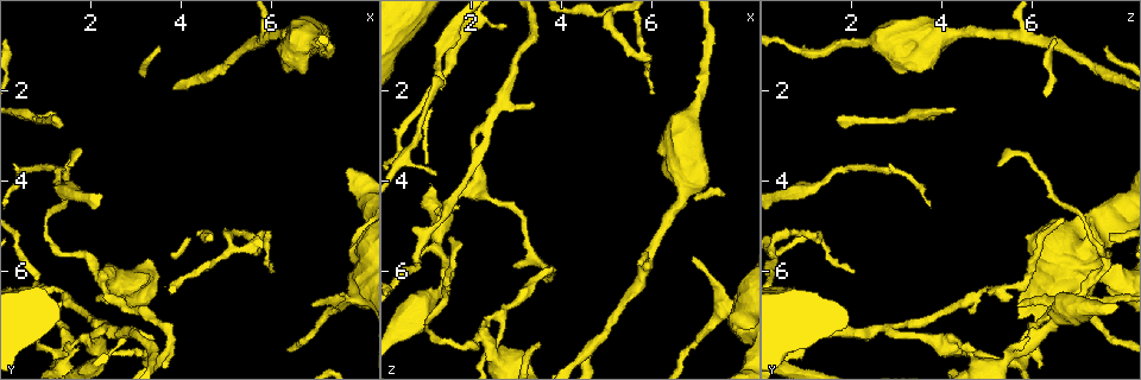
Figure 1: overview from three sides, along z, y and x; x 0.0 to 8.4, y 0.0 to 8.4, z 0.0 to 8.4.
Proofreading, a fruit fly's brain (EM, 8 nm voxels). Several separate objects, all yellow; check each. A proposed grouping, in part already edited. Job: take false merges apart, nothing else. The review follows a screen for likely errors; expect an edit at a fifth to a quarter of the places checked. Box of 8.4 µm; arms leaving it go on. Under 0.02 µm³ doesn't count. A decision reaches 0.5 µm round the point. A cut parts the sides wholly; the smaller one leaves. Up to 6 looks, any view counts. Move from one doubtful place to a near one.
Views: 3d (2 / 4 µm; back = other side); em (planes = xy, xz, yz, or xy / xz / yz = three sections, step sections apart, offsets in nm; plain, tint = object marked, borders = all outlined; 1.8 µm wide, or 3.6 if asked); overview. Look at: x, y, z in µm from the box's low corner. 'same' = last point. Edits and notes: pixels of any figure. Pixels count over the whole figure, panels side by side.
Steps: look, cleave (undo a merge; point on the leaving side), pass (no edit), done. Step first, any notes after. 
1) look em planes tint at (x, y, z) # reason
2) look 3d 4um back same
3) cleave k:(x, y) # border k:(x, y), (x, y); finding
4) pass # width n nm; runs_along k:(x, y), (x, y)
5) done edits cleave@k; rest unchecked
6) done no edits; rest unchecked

look em planes tint at (5.75, 5.20, 0.95) # closes a loop

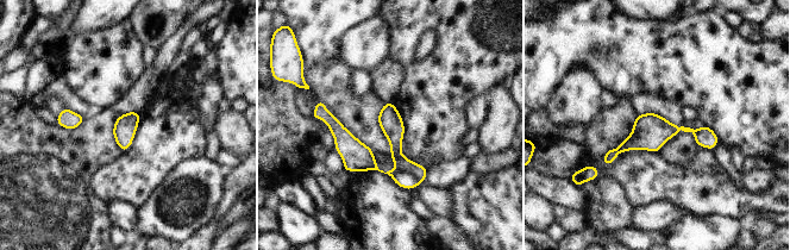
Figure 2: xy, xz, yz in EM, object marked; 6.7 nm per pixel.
cleave 2:(395, 137) # part_leaving 2:(388, 106), (396, 155), (422, 177); two neurons meet here

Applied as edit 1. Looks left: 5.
look overview

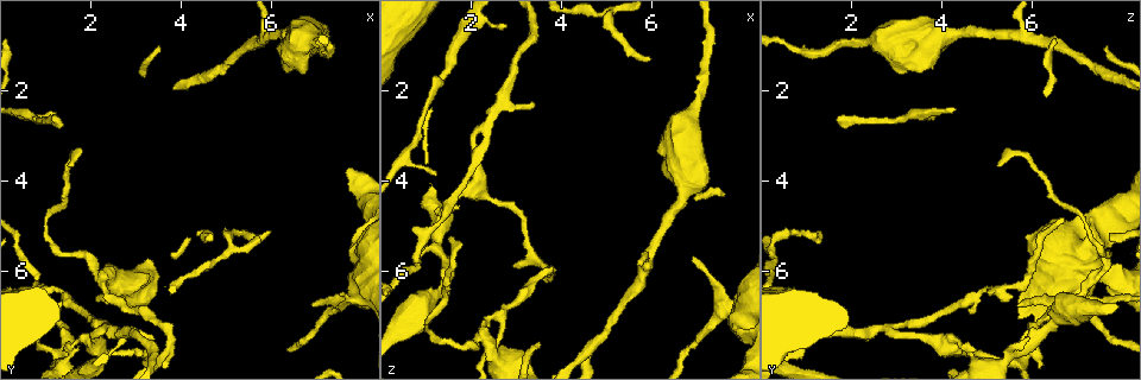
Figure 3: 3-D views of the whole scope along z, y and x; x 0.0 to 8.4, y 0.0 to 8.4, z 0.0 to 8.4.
look 3d 2um at (2.05, 7.25, 3.45) # arms part here

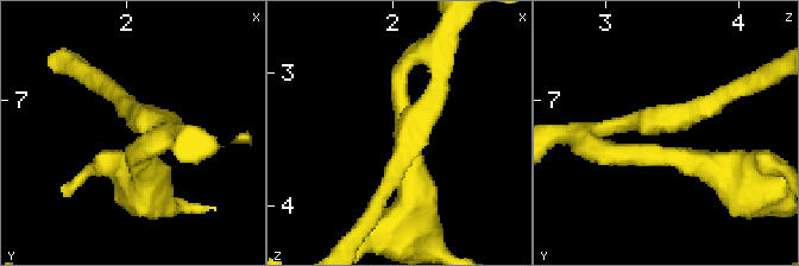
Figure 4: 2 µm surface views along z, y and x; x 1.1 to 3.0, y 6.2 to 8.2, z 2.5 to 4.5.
look em yz step 4 borders at (2.08, 7.22, 3.46)

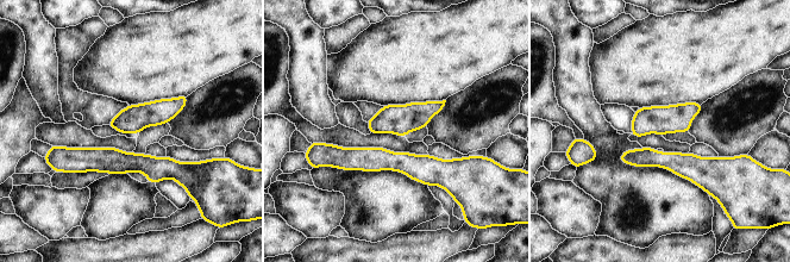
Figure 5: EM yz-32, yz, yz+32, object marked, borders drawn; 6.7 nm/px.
look em planes borders same # another direction

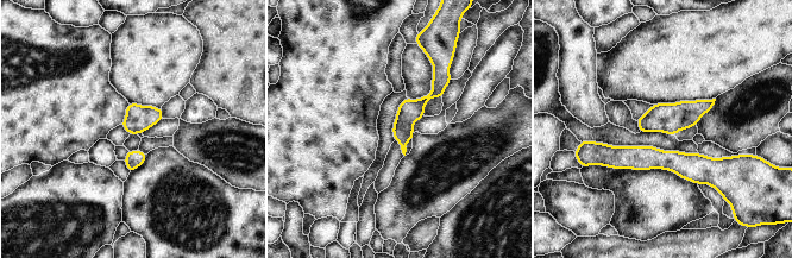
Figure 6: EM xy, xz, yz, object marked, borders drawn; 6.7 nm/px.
pass # runs_along 6:(437, 69), (438, 88), (404, 119), (403, 142); one neuron here

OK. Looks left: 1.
look em planes tint at (5.90, 0.85, 5.75) # side arm on a straight run

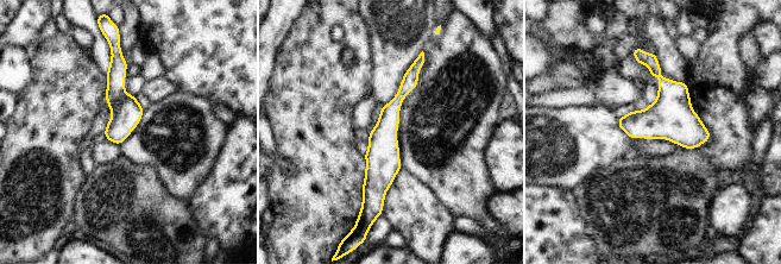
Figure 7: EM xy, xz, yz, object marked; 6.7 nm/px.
pass # one neuron here

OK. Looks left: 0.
done edits cleave@2; rest unchecked

